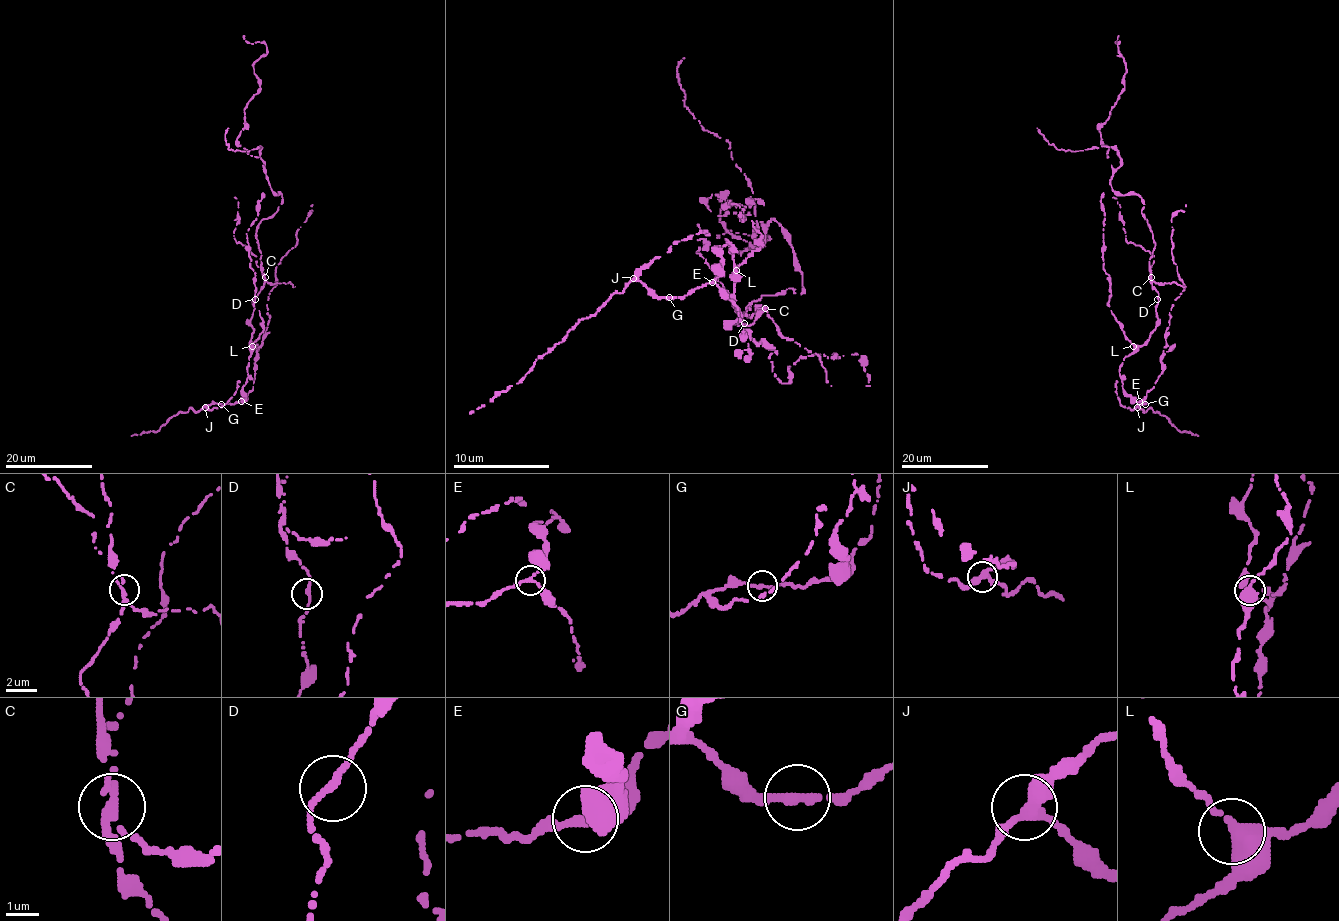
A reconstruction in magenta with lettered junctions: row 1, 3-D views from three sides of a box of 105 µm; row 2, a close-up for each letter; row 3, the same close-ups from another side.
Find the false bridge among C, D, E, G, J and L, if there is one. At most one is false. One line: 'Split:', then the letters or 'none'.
Split: C

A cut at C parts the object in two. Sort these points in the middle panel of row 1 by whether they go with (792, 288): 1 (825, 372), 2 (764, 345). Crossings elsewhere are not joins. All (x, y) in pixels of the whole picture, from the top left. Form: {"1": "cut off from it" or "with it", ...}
{"1": "cut off from it", "2": "with it"}

